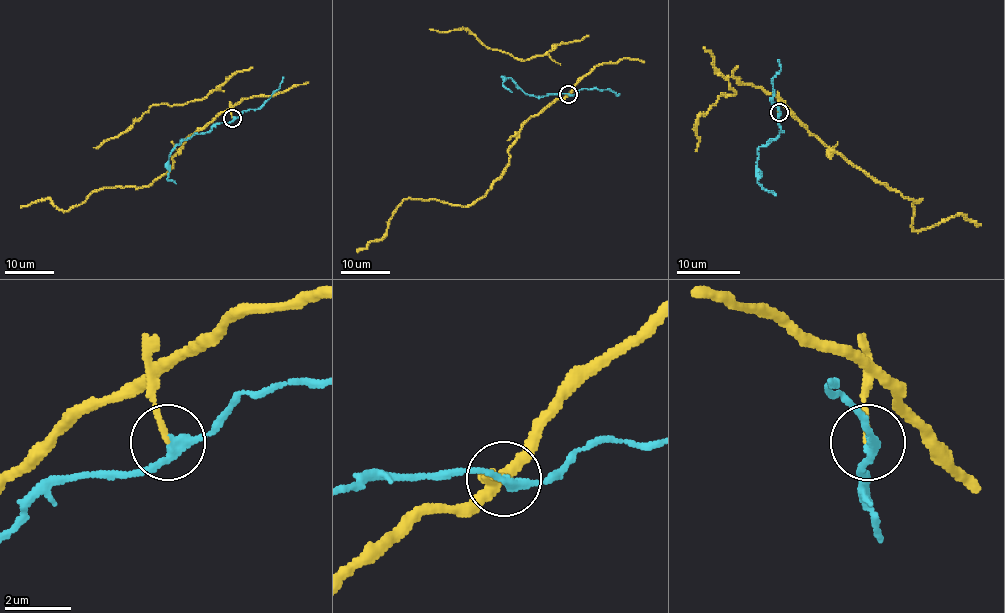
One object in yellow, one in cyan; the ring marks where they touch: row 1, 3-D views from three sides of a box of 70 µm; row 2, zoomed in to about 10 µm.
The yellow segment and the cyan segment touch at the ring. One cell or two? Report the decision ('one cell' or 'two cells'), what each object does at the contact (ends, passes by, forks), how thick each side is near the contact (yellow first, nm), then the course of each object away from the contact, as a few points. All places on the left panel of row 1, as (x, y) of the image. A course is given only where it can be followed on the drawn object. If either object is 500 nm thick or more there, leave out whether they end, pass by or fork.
two cells; yellow ends; cyan passes by; calibres 170 and 280 nm; course yellow (233, 118), (229, 109), (220, 111), (148, 186), (96, 189), (67, 210), (46, 198), (20, 207); course cyan (233, 118), (228, 123), (217, 123), (206, 132), (193, 134), (175, 147), (169, 157), (166, 178), (176, 183)

